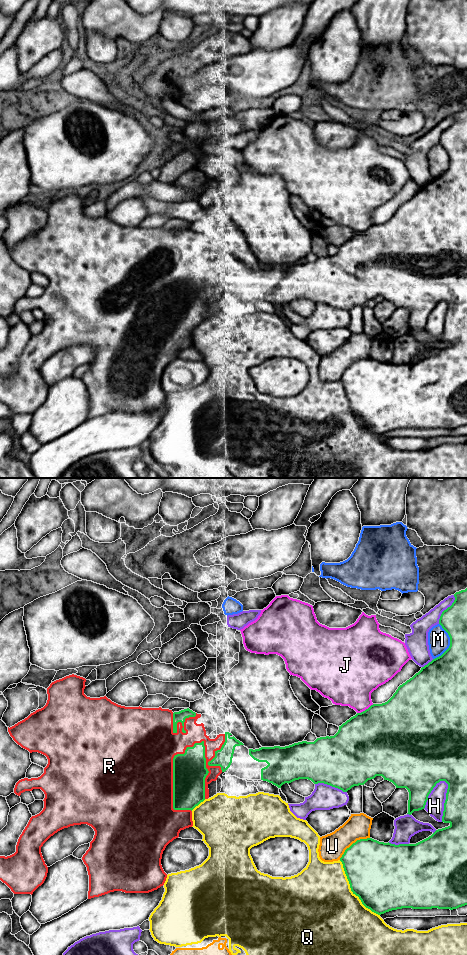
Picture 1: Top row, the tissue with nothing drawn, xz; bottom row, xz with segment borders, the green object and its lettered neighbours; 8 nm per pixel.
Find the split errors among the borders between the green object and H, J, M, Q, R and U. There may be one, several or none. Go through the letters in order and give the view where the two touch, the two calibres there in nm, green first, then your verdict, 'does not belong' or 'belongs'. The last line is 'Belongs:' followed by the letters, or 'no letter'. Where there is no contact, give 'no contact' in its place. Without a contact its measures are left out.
H: xz | 240/150 nm | does not belong
J: xz | 500/360 nm | does not belong
M: xz | 320/180 nm | does not belong
Q: xz | 480/500 nm | does not belong
R: xz | 280/340 nm | belongs
U: xz | 440/220 nm | does not belong
Belongs: R

